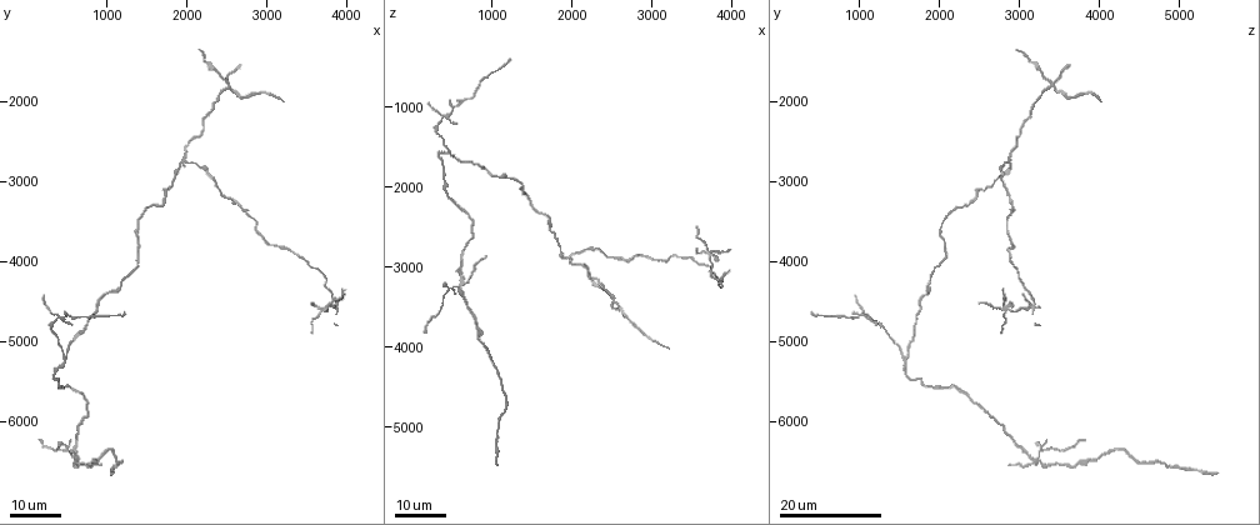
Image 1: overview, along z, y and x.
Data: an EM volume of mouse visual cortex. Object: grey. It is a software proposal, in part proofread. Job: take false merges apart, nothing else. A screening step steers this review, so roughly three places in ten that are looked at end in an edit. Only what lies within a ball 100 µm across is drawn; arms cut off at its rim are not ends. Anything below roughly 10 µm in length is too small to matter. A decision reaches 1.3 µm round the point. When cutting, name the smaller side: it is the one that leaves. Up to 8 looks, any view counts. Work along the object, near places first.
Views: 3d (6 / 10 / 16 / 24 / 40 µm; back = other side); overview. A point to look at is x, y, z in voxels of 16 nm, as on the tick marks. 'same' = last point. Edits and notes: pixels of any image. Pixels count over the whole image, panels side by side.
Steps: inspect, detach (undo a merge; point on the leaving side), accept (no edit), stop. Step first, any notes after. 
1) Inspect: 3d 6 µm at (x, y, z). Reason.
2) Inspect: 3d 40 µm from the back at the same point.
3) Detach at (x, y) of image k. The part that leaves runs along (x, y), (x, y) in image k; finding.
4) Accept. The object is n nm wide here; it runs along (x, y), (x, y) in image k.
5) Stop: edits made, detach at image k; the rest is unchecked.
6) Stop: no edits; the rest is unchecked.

Inspect: 3d 16 µm at (1950, 2750, 2900). Looks like a crossing.

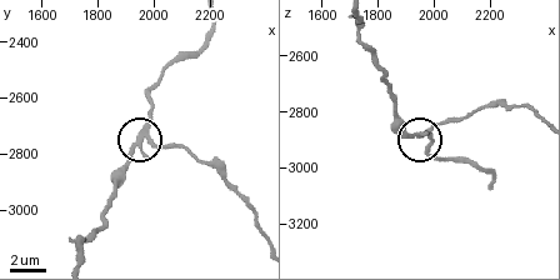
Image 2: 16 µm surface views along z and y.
Inspect: 3d 10 µm at (1980, 2740, 2860).

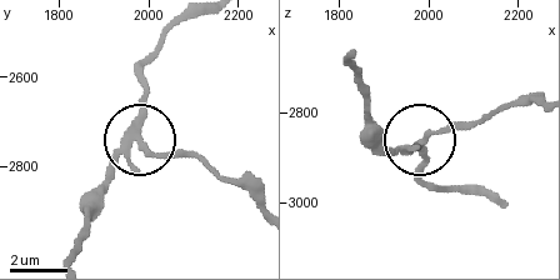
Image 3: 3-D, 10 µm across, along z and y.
Accept. The side arm is 39 µm long; one cell here.

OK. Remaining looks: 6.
Inspect: 3d 16 µm at (2550, 3200, 2900). Calibre changes.

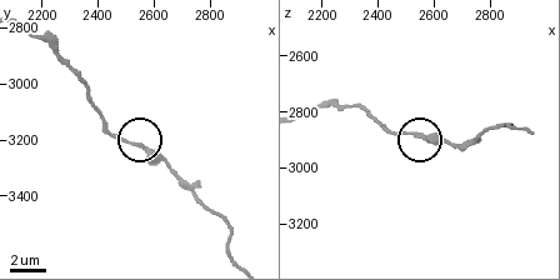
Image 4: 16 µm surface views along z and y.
Inspect: 3d 10 µm at (2550, 3220, 2890).

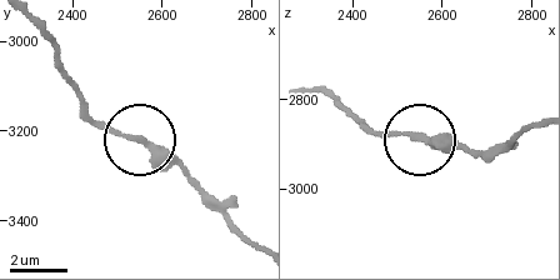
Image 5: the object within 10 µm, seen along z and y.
Accept. It runs along (305, 93), (331, 96), (384, 135), (489, 149) in image 5; all the same cell.

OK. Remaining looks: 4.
Inspect: 3d 24 µm at (650, 6500, 3200). Four-way junction.

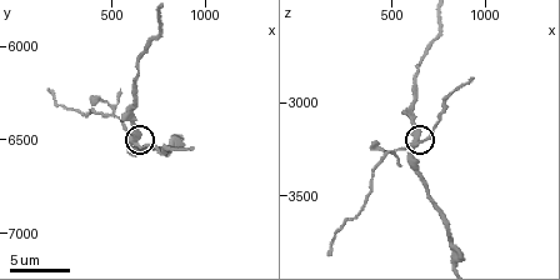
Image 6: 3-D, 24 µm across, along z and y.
Inspect: 3d 6 µm at the same point.

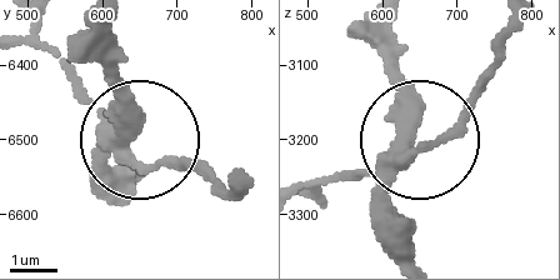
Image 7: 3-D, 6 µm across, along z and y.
Inspect: 3d 6 µm from the back at (605, 6485, 3235).

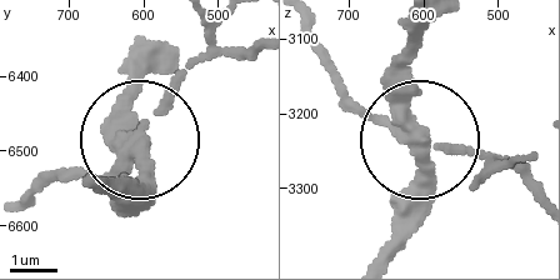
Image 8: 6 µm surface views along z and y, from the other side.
Detach at (165, 89) of image 8. The part that leaves runs along (133, 148), (145, 116), (193, 69), (253, 49) in image 8; a second cell is stuck on.

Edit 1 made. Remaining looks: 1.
Stop: edits made, detach at image 8; the rest is unchecked.

